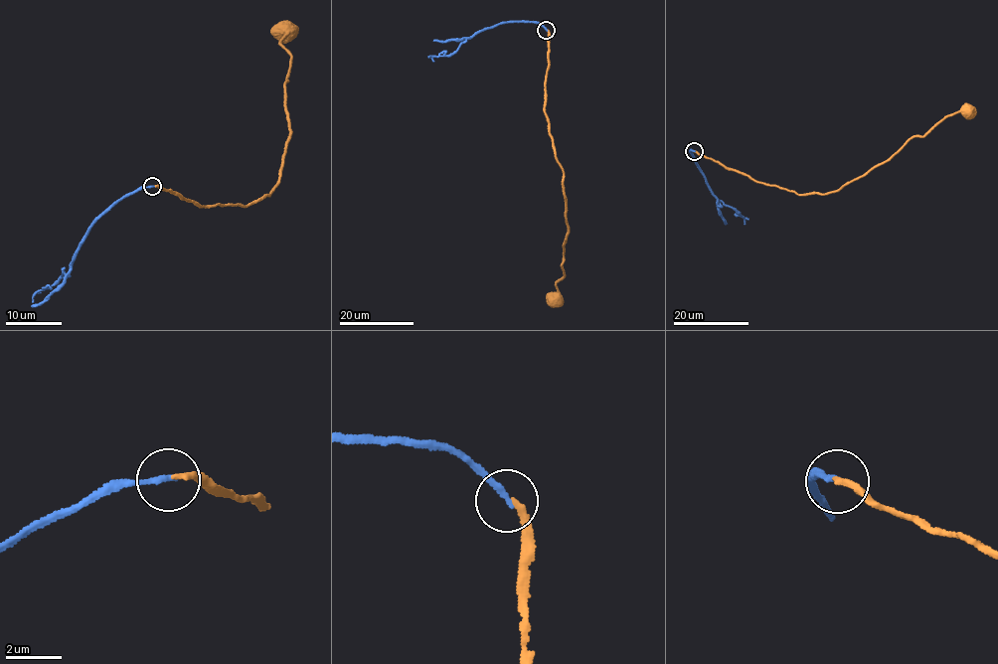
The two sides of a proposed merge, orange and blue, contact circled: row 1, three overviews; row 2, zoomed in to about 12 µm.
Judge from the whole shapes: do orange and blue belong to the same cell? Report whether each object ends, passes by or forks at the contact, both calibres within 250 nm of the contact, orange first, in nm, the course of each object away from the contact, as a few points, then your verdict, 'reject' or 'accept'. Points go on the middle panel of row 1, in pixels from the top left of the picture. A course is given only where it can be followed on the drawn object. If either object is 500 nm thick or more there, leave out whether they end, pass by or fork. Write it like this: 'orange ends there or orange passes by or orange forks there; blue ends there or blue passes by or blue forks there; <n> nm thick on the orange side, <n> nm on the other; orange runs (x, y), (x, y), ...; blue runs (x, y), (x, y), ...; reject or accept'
orange ends there; blue ends there; 220 nm thick on the orange side, 200 nm on the other; orange runs (546, 30), (544, 108), (563, 169), (569, 230), (564, 275), (556, 283), (554, 299); blue runs (546, 30), (533, 21), (503, 22), (482, 30), (464, 42), (463, 38), (452, 54), (428, 56); reject

